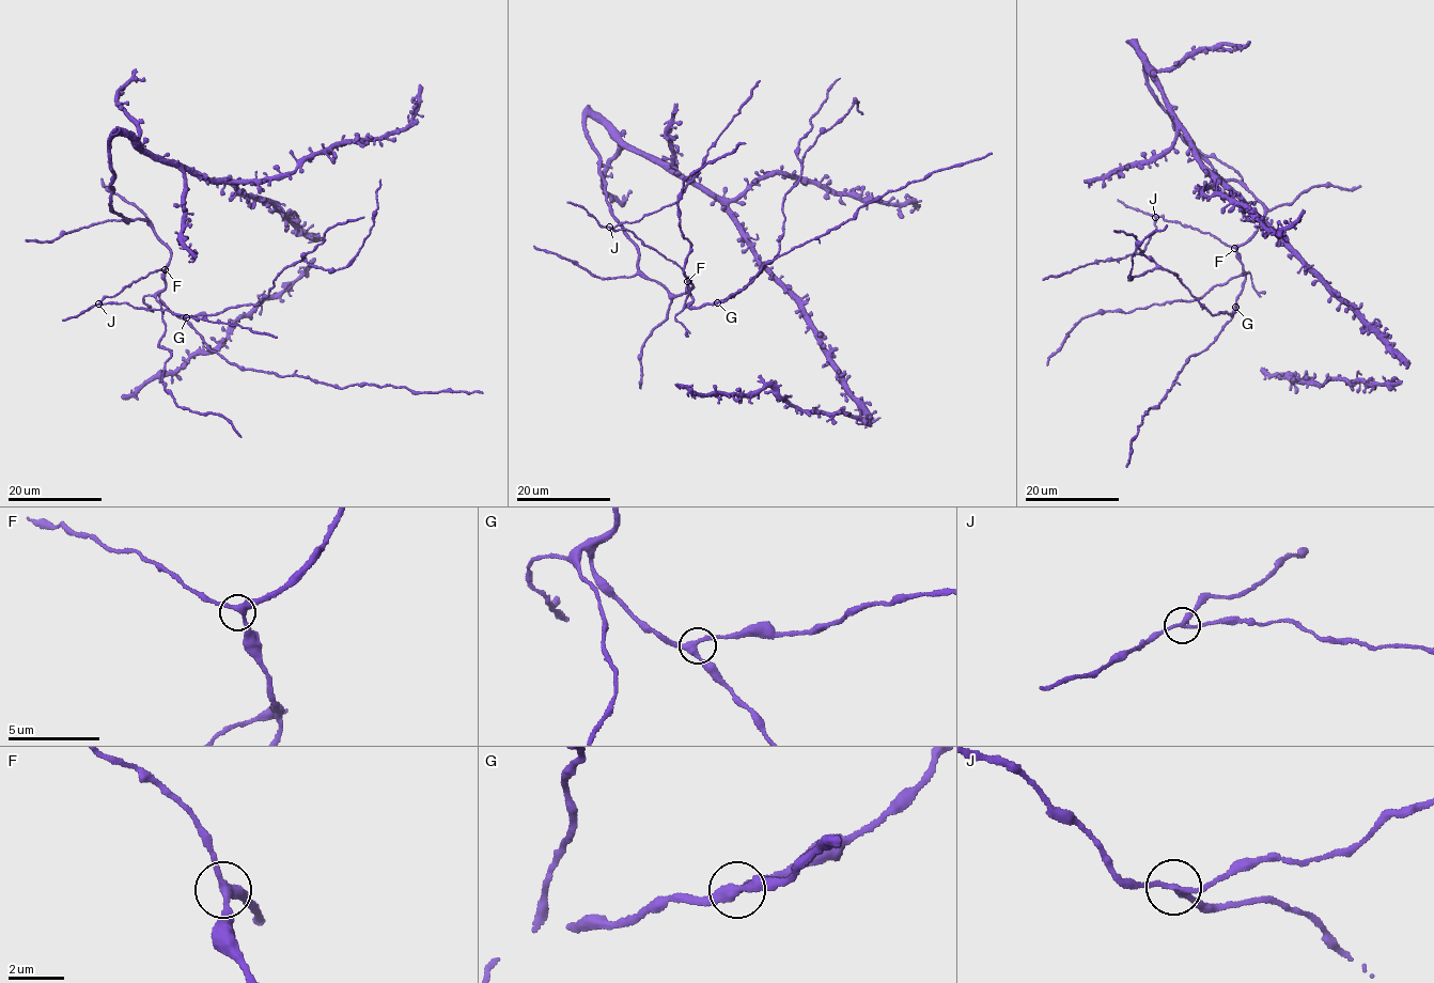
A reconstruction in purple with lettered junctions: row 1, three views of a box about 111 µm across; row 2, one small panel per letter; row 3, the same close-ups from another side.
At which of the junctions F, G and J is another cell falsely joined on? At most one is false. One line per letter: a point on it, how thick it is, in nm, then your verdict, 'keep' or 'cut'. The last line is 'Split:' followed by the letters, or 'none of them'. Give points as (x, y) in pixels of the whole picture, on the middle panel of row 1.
F: at (687, 281); 280 nm thick; keep
G: at (717, 302); 320 nm thick; keep
J: at (609, 227); 200 nm thick; cut
Split: J

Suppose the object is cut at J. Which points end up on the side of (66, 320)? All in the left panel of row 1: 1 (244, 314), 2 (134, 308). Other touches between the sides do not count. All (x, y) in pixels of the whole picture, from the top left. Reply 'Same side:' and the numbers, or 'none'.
Same side: 1

